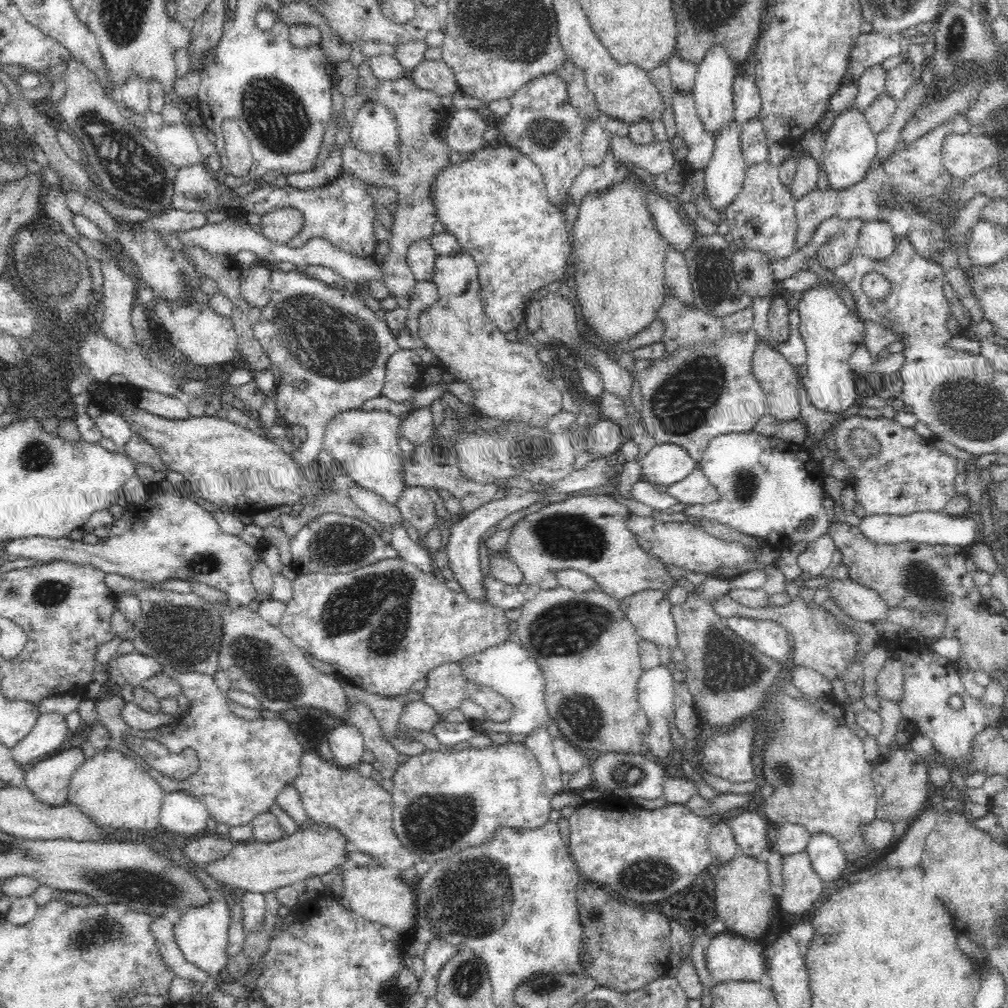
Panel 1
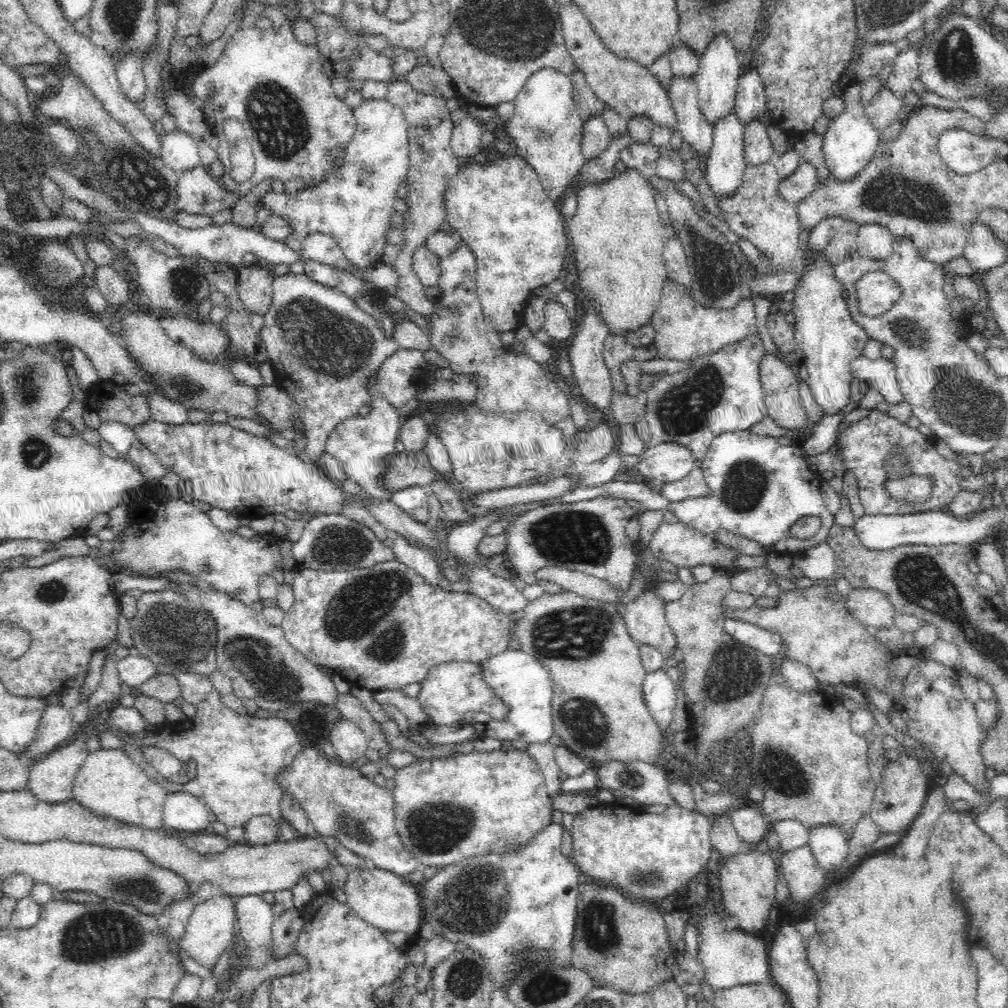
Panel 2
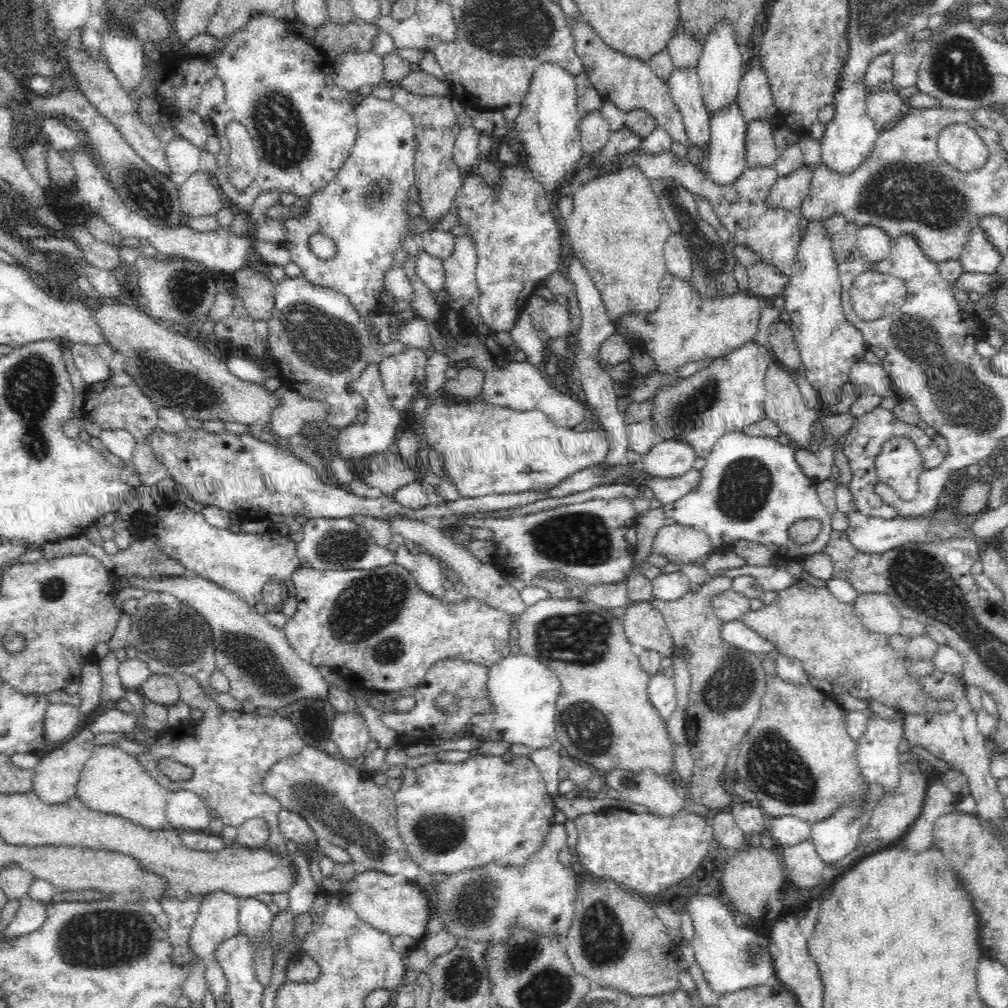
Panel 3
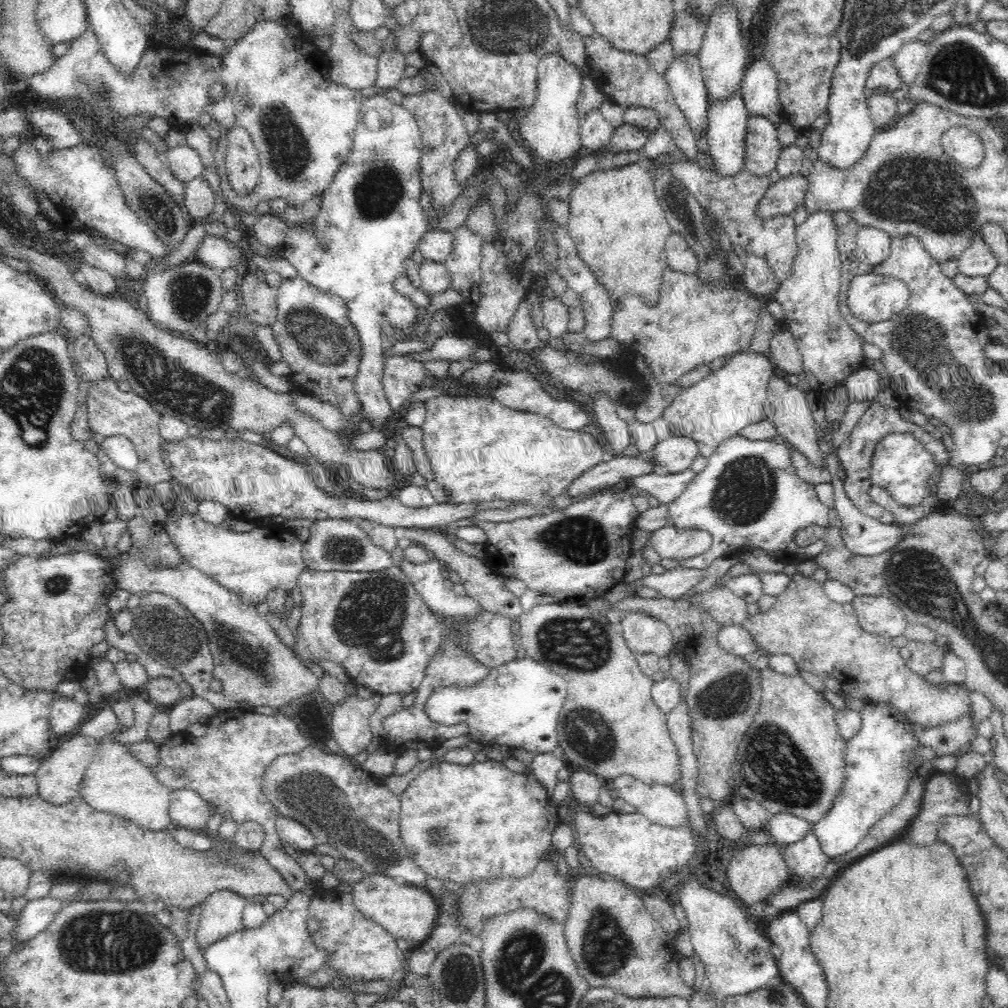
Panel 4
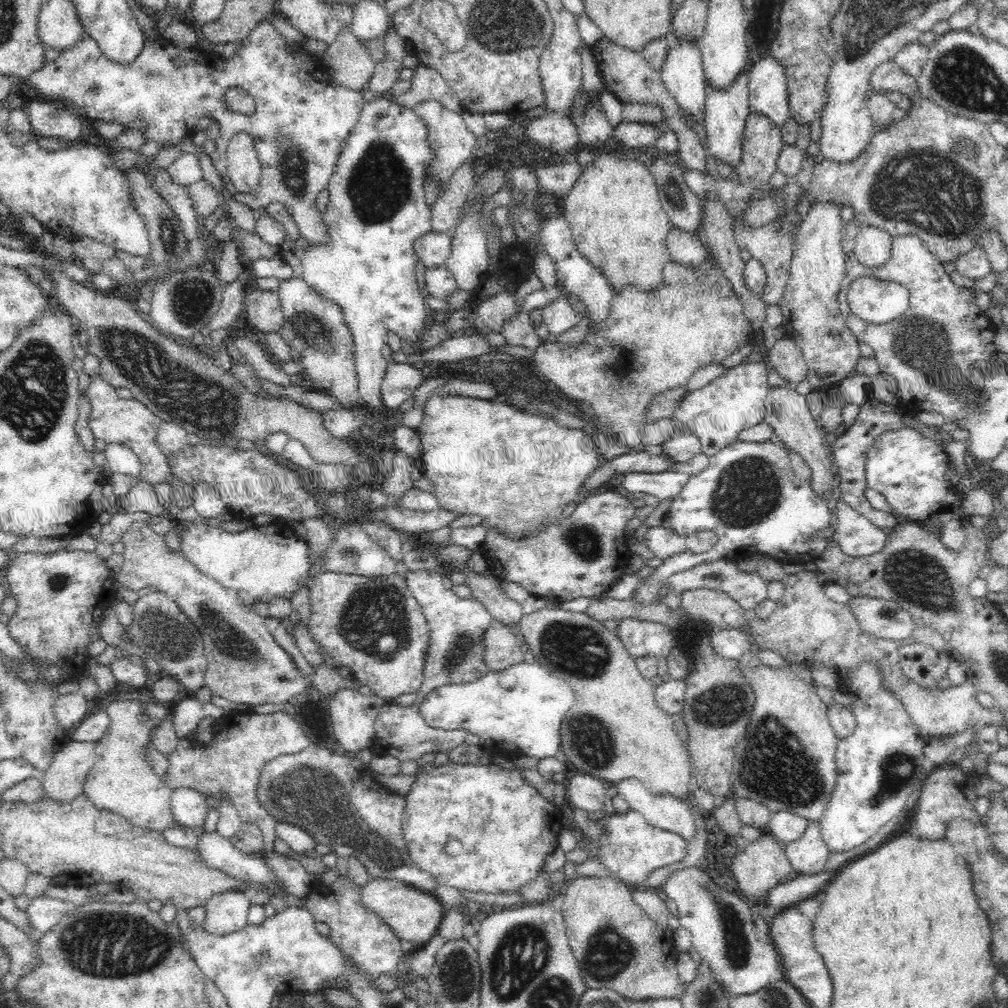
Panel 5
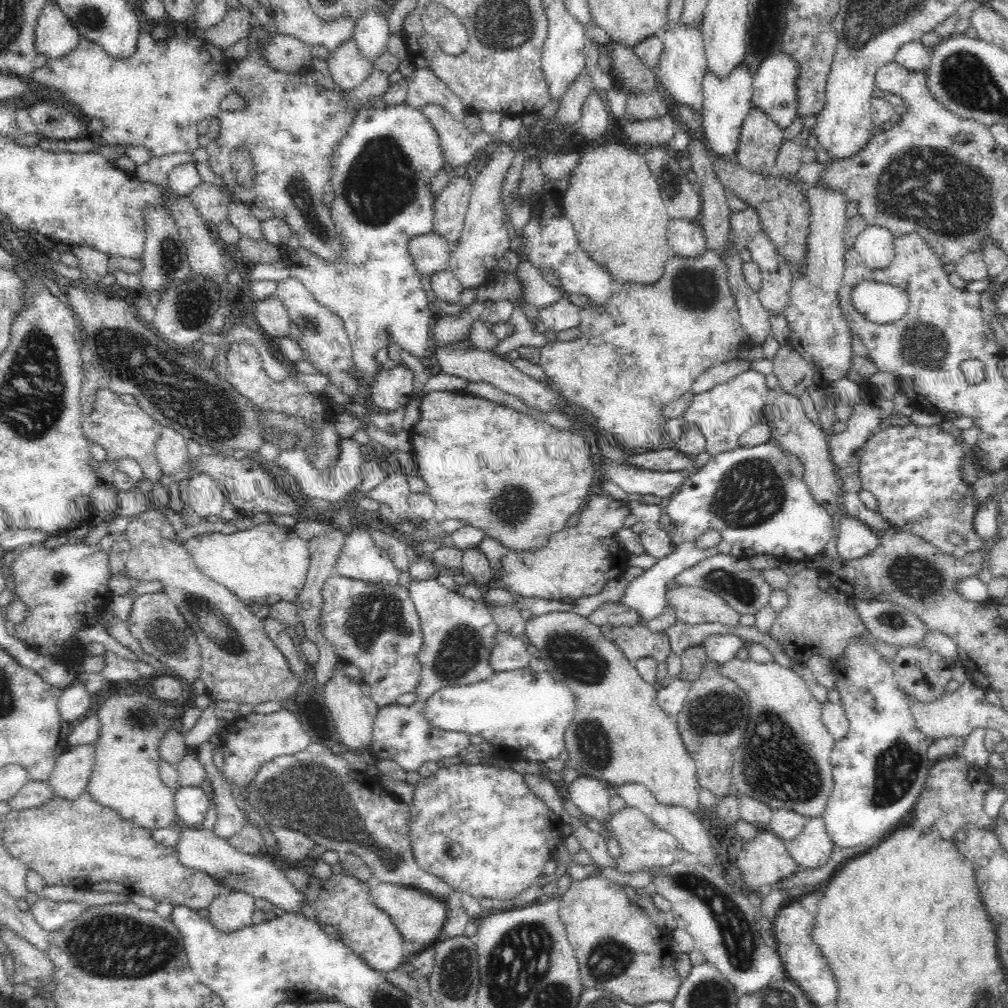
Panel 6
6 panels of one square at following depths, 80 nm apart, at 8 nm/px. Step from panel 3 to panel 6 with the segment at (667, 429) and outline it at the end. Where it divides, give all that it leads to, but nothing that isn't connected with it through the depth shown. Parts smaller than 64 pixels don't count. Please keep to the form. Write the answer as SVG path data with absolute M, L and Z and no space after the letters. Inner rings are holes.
M748 368L725 383L695 394L692 404L688 404L688 410L682 417L686 424L696 423L696 426L700 427L706 442L705 452L710 456L718 455L736 449L739 446L740 435L756 423L764 421L763 408L768 393L766 376Z

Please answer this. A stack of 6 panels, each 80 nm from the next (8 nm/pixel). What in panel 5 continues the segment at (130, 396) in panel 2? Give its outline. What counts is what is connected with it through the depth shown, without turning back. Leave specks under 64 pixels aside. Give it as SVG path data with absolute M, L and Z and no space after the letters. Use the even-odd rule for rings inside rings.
M94 376L91 379L85 394L90 399L91 413L88 424L95 438L104 440L106 443L121 442L126 444L126 447L139 457L141 464L150 468L150 476L148 476L148 470L146 470L146 478L144 480L154 484L166 482L166 478L171 474L171 468L167 458L162 455L160 444L157 441L161 418L156 416L139 400L121 398L116 393L116 388L110 386L99 376Z

